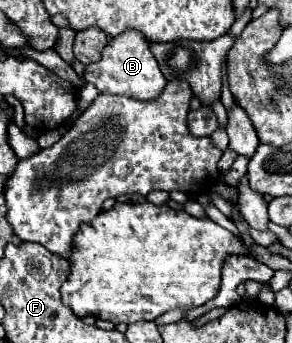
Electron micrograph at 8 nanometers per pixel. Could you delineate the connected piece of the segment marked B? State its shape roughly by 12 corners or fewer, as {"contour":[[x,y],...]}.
{"contour":[[135,29],[111,37],[85,79],[101,93],[159,97],[163,77]]}

